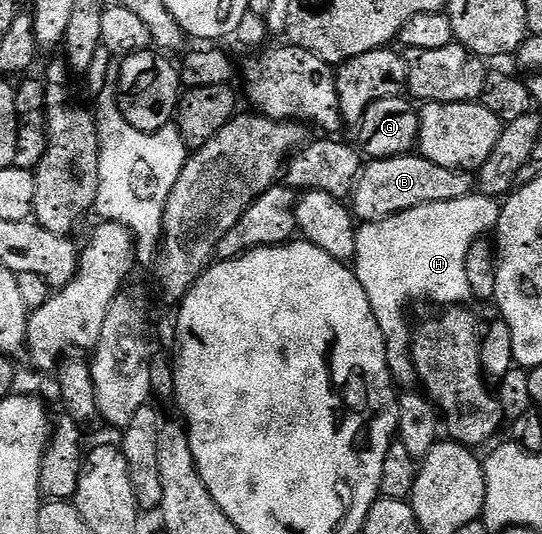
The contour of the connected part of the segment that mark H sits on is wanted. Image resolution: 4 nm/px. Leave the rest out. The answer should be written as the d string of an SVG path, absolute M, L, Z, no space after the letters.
M473 191L462 199L410 207L410 211L395 213L381 221L365 221L357 228L354 272L358 283L362 283L362 291L366 291L366 299L370 299L374 319L378 319L378 327L386 343L386 359L392 380L397 386L412 387L418 381L412 358L413 330L410 325L408 329L408 308L415 301L433 301L440 305L436 307L460 307L467 302L464 300L472 297L470 279L466 279L466 251L470 251L473 243L487 234L484 233L487 229L488 232L495 230L500 218L500 207L501 202L497 198Z

